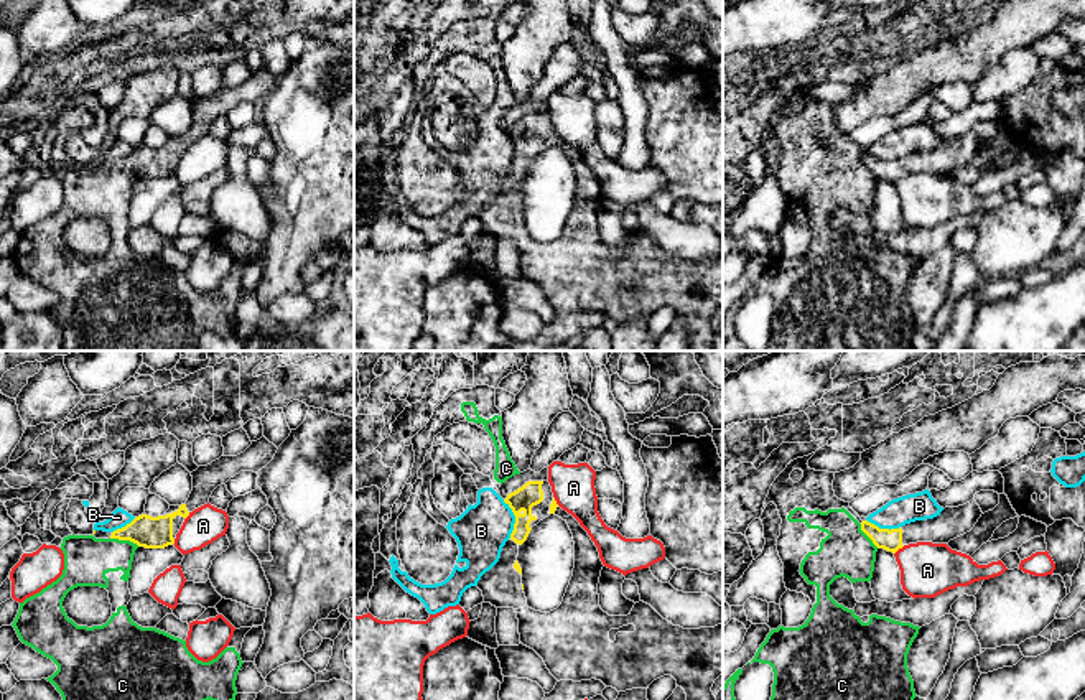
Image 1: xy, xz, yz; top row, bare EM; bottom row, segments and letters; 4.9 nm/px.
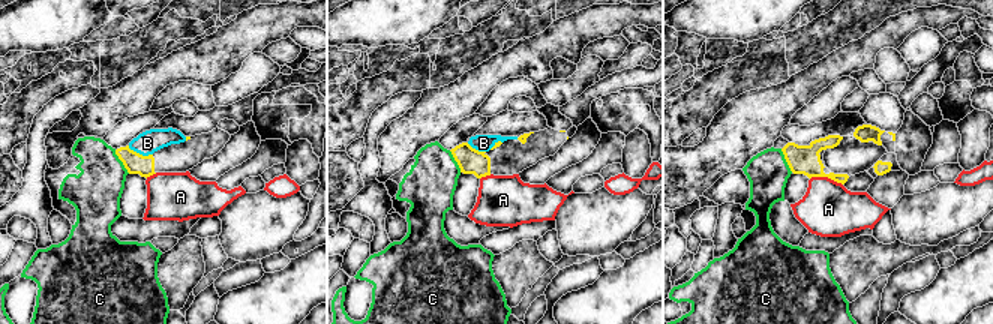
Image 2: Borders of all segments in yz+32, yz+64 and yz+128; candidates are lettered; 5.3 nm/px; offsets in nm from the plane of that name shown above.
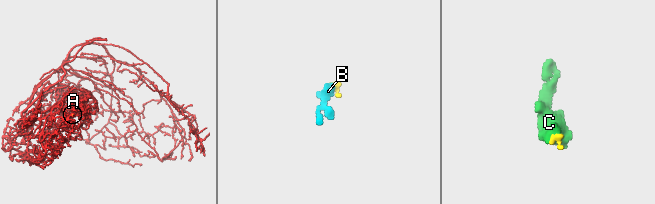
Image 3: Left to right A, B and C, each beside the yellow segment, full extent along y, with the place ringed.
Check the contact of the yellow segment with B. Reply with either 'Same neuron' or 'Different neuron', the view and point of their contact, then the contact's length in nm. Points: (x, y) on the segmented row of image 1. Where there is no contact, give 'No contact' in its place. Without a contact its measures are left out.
Different neuron. Touches yellow at xz (516, 519). Shared border 200 nm

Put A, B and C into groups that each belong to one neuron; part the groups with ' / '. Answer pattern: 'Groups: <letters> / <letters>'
Groups: A / B C

